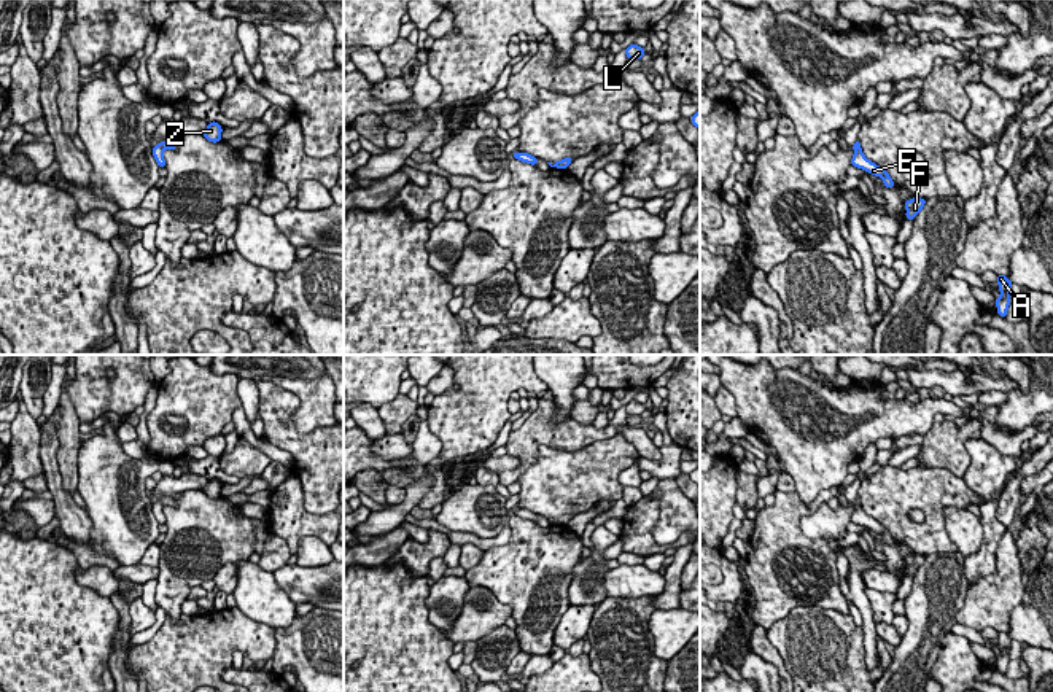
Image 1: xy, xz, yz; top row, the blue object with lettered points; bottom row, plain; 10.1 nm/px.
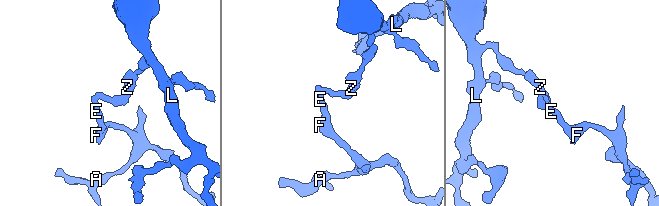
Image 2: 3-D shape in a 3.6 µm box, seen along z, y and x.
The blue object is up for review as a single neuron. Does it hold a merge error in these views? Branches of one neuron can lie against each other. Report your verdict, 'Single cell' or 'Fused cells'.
Fused cells

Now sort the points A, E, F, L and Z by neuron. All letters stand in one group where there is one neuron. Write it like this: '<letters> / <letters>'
A E F / L Z

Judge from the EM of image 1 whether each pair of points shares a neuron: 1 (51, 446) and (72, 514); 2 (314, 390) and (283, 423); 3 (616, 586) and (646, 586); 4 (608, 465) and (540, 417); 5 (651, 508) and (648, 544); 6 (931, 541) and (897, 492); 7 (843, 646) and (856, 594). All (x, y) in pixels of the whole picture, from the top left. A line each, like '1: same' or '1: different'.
1: same
2: different
3: same
4: different
5: same
6: same
7: different

